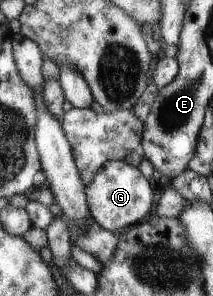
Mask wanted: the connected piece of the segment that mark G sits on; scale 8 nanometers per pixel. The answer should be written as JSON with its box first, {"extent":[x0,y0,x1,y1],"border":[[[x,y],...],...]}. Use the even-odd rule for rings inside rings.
{"extent":[84,160,153,233],"border":[[[109,160],[105,163],[89,182],[84,193],[88,212],[95,218],[95,222],[100,228],[114,233],[141,222],[141,219],[149,214],[153,197],[148,180],[138,172],[137,167],[133,168],[123,160]]]}

